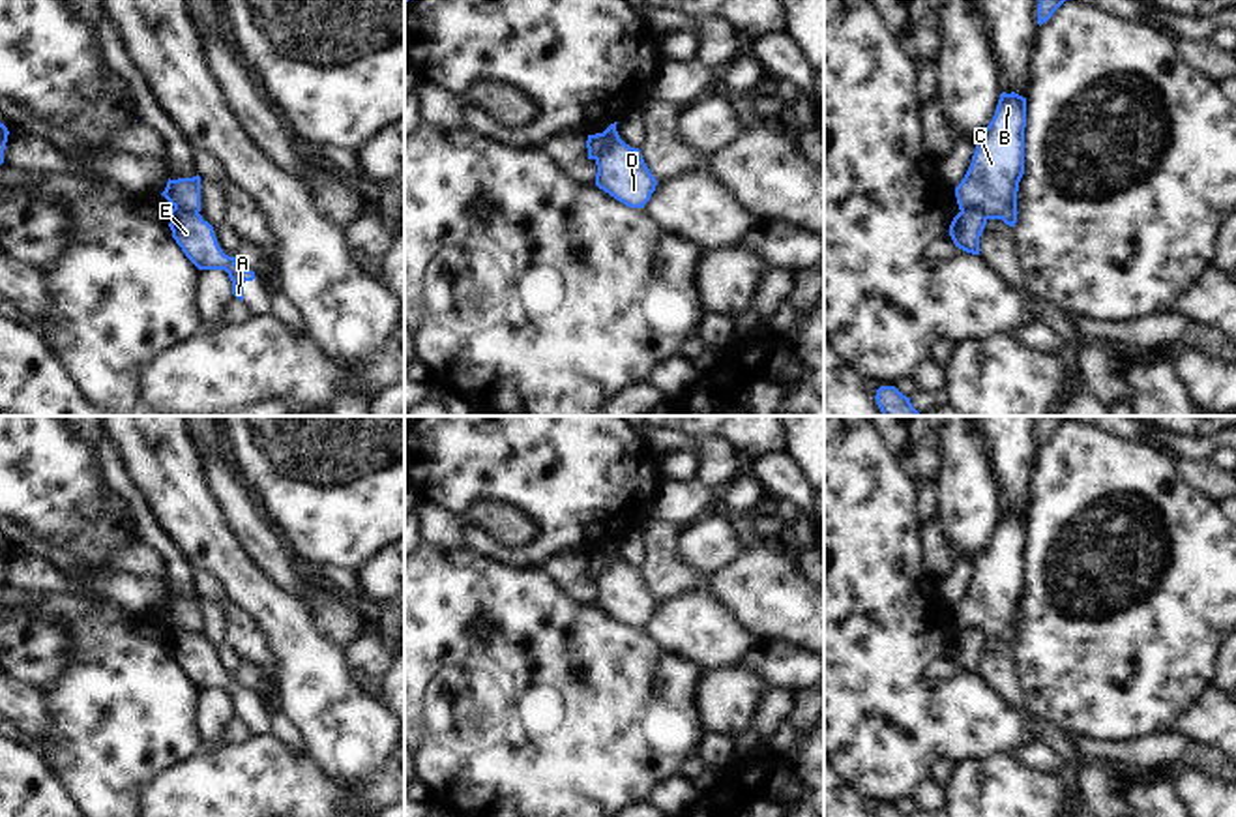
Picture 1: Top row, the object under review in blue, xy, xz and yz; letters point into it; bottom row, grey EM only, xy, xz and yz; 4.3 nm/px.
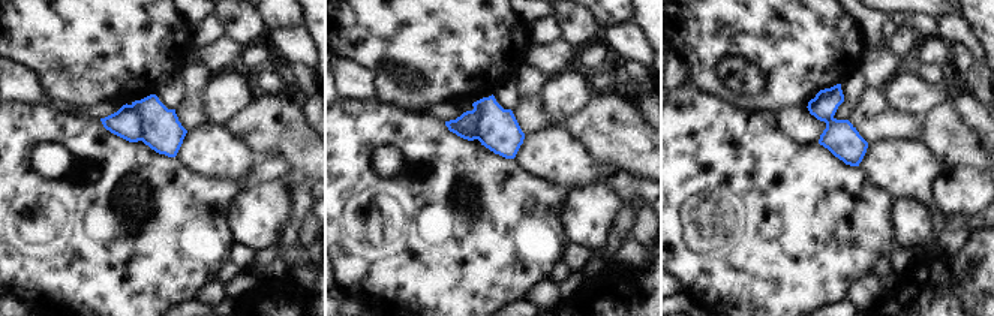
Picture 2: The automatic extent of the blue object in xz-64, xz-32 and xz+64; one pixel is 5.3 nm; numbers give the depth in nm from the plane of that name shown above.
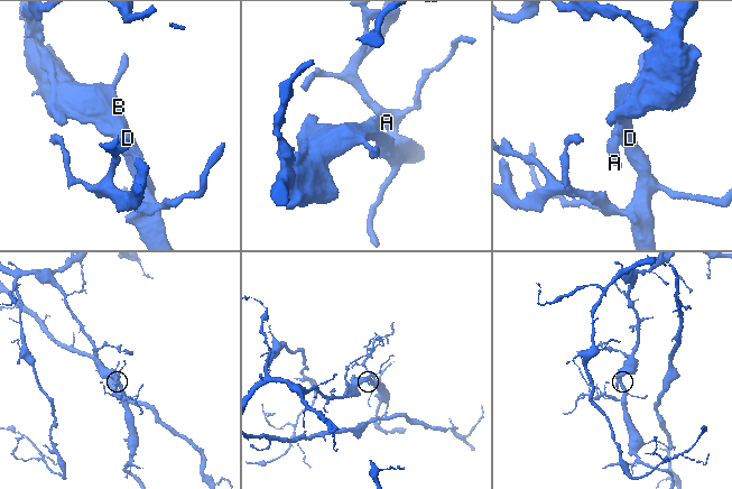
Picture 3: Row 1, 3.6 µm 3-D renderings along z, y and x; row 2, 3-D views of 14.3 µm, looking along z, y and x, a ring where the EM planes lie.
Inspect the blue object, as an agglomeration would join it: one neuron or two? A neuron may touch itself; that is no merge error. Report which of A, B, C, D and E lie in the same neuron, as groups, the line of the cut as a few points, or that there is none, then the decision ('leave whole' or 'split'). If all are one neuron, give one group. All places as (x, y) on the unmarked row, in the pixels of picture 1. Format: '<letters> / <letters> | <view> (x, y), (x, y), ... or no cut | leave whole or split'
A E / B C D | xz (603, 553), (603, 568), (594, 578) | split

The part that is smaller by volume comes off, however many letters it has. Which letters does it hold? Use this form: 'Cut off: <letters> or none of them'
Cut off: A, E

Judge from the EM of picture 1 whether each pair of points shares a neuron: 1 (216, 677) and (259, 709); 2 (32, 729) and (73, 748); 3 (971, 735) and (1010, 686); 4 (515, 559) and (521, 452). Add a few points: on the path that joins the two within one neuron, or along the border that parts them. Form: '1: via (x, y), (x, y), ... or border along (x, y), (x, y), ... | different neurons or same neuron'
1: via (227, 683), (248, 703) | same neuron
2: border along (44, 692), (49, 724), (40, 754) | different neurons
3: border along (978, 675), (1023, 718), (1030, 731) | different neurons
4: via (542, 536), (542, 480) | same neuron

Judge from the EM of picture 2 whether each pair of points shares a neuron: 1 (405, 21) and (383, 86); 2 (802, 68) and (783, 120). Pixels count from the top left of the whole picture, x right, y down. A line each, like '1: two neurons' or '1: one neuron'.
1: one neuron
2: two neurons

